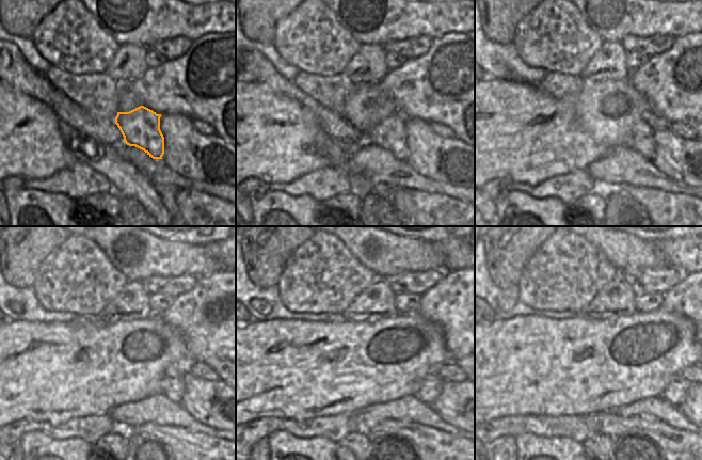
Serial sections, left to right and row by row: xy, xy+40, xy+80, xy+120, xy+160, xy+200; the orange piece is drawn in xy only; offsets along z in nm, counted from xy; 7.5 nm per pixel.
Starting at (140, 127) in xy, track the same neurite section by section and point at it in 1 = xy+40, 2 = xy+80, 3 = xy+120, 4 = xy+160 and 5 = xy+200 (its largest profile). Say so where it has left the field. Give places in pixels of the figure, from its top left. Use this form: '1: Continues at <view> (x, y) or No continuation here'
1: Continues at xy+40 (389, 135)
2: Continues at xy+80 (641, 140)
3: Continues at xy+120 (173, 386)
4: Continues at xy+160 (431, 387)
5: Continues at xy+200 (675, 392).

